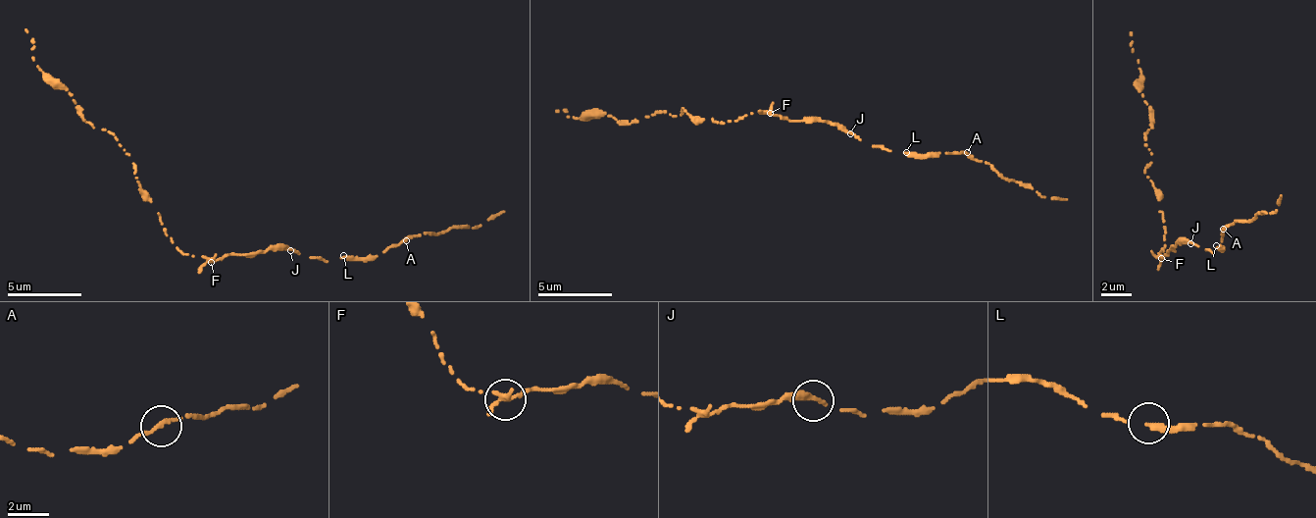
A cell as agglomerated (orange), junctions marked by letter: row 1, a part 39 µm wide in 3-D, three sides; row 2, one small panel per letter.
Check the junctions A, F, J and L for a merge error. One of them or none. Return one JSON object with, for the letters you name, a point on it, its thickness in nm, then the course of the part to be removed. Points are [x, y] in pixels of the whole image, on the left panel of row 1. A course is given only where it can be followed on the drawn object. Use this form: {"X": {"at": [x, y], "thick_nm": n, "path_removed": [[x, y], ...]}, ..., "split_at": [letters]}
{"F": {"at": [211, 262], "thick_nm": 360, "path_removed": [[211, 261], [185, 253], [166, 234], [130, 156], [112, 134], [93, 127], [72, 97], [42, 71], [25, 29]]}, "split_at": ["F"]}

